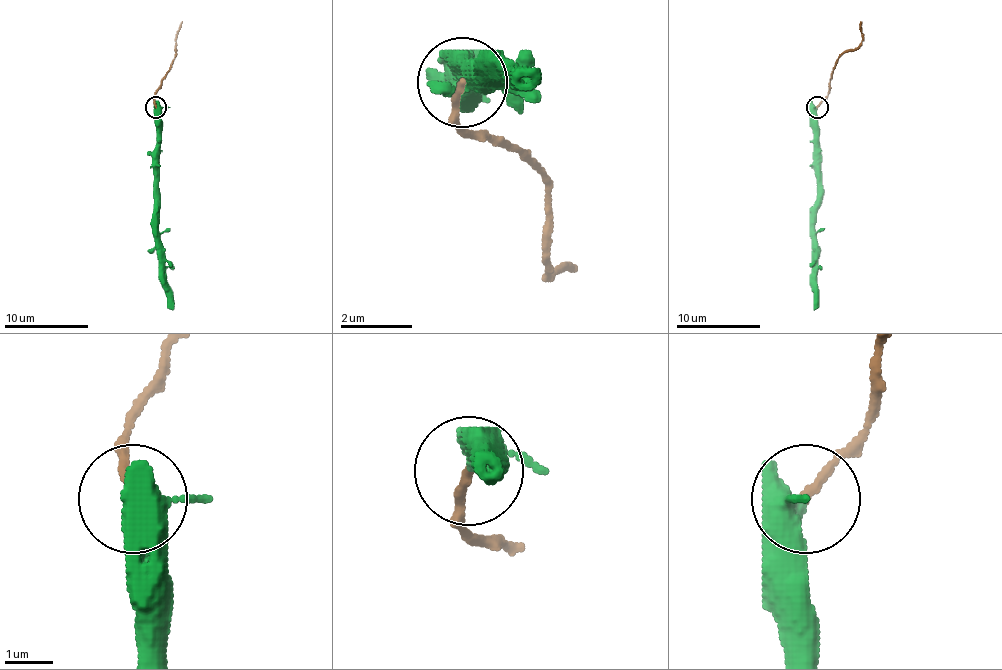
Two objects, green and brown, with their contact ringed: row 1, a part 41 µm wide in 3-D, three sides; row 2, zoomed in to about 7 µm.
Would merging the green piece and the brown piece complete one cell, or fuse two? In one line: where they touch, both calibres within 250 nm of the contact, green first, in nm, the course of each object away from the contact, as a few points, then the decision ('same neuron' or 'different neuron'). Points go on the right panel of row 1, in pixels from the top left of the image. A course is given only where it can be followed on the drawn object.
place (817, 107); calibres 480 and 180 nm; course green (816, 107), (814, 310); course brown (816, 107), (825, 97), (840, 57), (861, 42), (861, 21); different neuron

